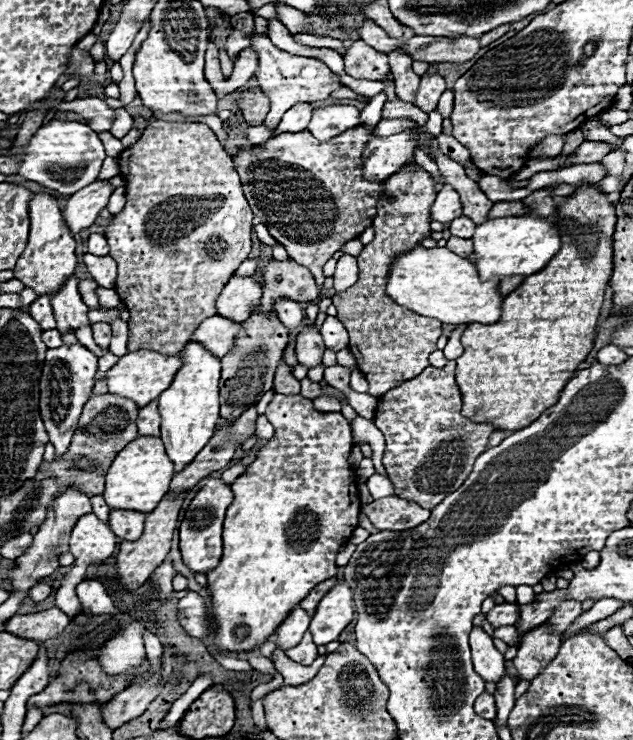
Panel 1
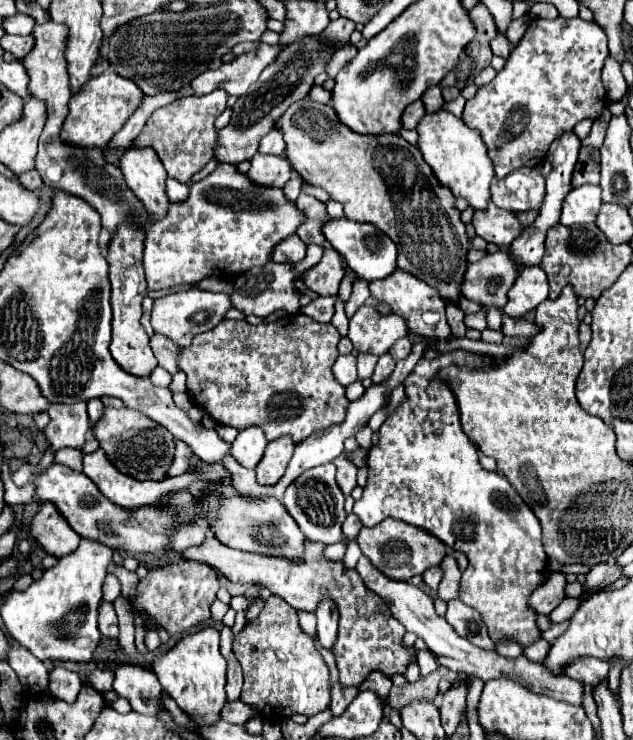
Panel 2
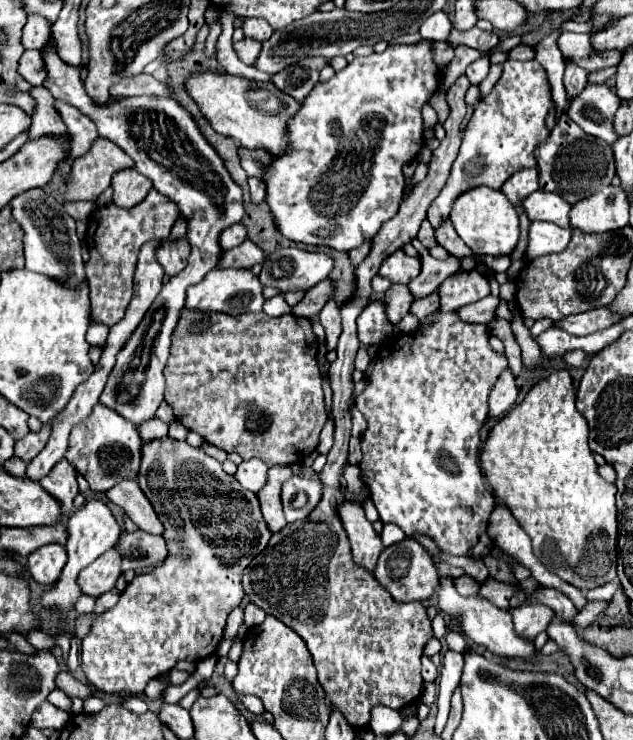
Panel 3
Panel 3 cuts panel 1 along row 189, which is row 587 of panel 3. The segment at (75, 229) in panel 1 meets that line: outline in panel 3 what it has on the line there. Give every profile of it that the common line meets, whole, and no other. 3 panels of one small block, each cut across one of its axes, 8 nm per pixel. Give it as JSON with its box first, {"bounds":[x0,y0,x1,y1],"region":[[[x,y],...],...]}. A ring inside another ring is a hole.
{"bounds":[78,546,122,596],"region":[[[112,546],[110,550],[106,550],[106,554],[102,554],[98,560],[86,566],[78,576],[78,584],[84,590],[84,594],[100,596],[114,588],[118,576],[122,574],[120,564],[122,556],[118,554],[118,546]]]}

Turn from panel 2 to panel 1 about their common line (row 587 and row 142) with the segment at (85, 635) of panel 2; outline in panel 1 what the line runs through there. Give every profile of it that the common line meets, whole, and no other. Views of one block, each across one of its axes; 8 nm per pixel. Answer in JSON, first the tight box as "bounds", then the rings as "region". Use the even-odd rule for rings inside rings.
{"bounds":[18,120,104,196],"region":[[[52,120],[32,136],[30,144],[24,150],[24,160],[18,168],[18,174],[26,180],[42,184],[44,188],[70,196],[98,178],[104,158],[104,146],[98,134],[88,124]]]}

